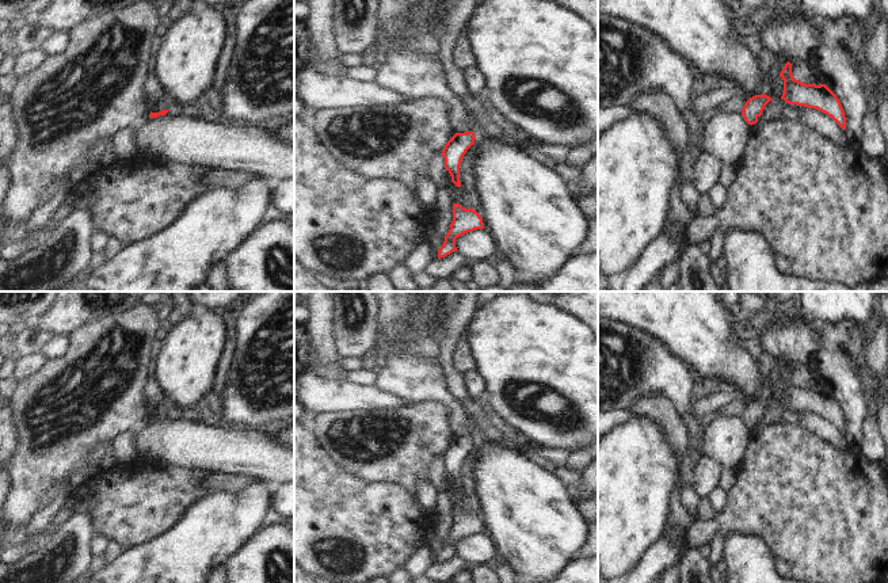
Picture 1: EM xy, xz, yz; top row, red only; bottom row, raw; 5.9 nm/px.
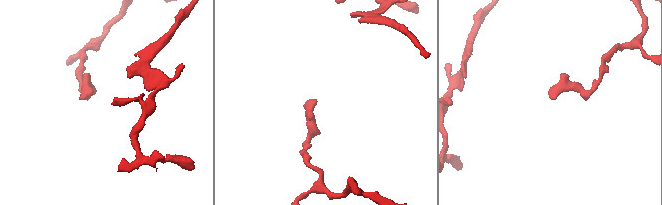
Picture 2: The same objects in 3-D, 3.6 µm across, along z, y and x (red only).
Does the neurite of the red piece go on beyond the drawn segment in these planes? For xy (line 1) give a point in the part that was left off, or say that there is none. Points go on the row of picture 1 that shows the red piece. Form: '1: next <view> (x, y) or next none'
1: next none

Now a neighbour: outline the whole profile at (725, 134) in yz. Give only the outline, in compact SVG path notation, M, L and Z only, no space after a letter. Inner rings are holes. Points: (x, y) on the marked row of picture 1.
M719 111L704 129L701 148L713 155L720 163L735 167L743 160L747 149L751 125L735 111Z

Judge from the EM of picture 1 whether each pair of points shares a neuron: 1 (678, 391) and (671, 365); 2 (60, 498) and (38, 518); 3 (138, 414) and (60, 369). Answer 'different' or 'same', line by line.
1: same
2: same
3: same

